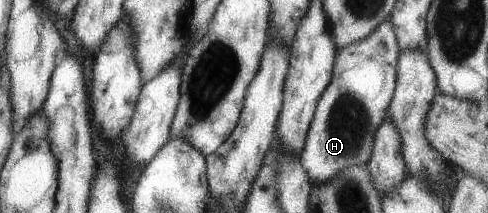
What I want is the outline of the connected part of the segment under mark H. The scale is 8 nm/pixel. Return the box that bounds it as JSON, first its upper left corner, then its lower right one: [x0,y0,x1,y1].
[299,16,399,185]

